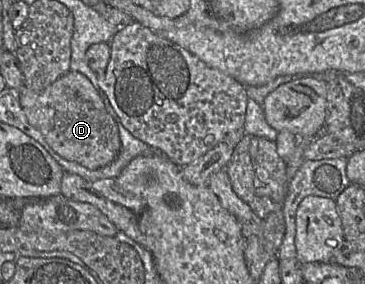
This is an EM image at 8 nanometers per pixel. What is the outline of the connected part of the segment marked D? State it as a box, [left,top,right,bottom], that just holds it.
[17,78,121,170]

